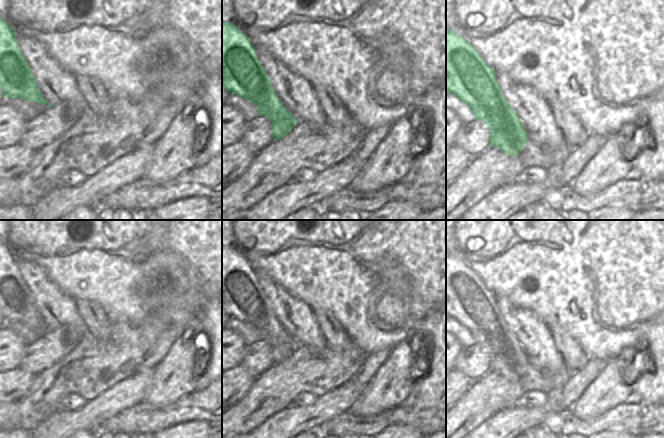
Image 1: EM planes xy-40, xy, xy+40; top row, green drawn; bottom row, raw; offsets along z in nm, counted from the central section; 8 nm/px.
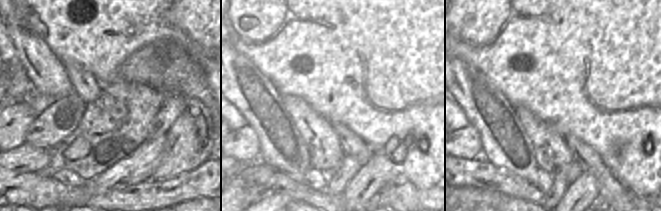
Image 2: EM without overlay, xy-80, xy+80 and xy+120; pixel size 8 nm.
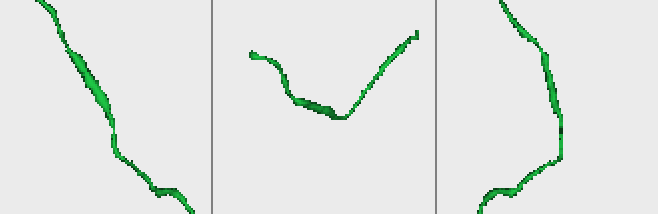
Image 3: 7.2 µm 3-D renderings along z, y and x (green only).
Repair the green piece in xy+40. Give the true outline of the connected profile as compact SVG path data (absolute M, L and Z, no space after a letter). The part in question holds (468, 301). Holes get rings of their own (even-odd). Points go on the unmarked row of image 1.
M446 252L446 315L465 326L476 344L483 344L490 355L490 370L517 380L528 365L528 357L506 322L496 301L496 295L482 282L478 274L463 260Z

